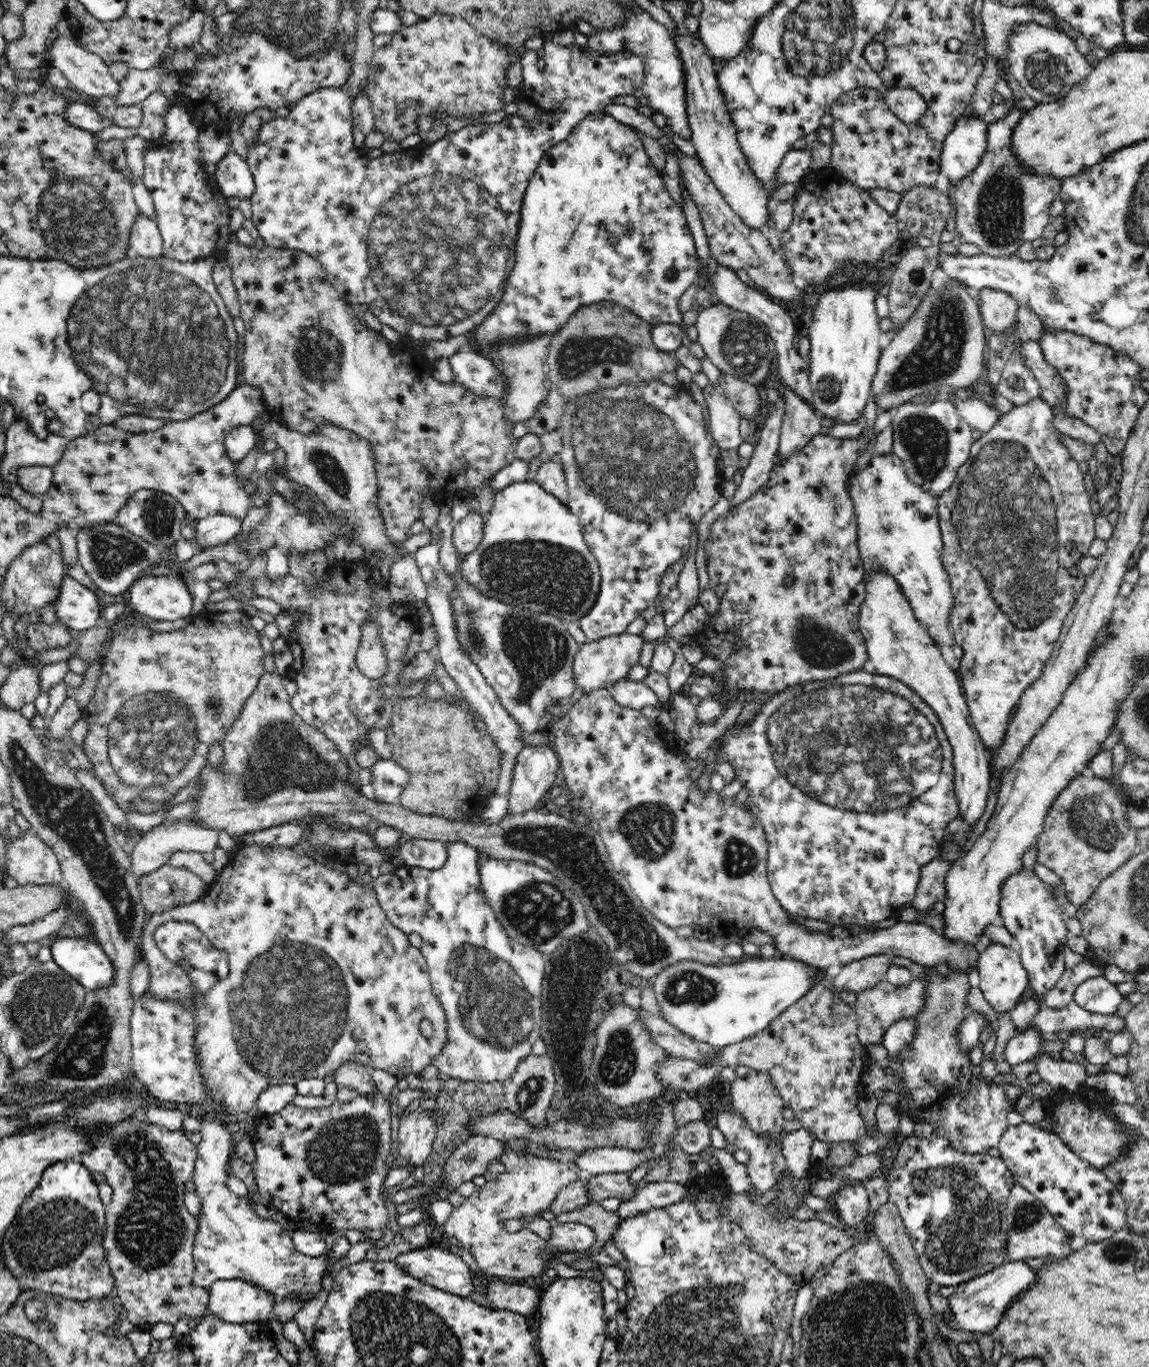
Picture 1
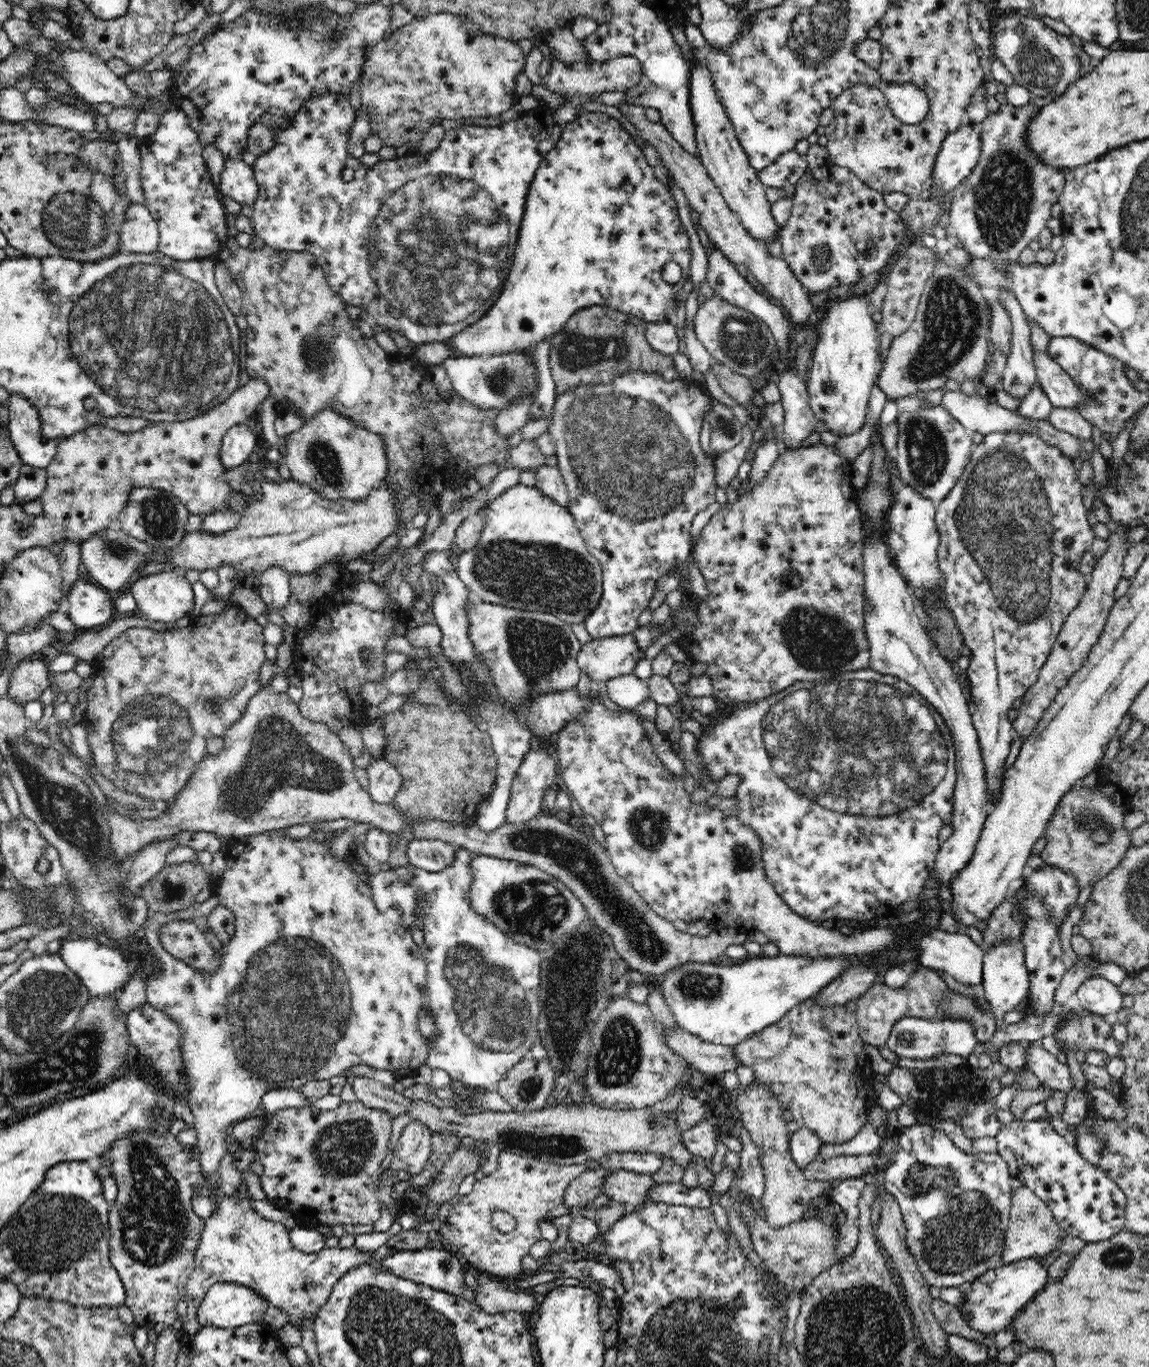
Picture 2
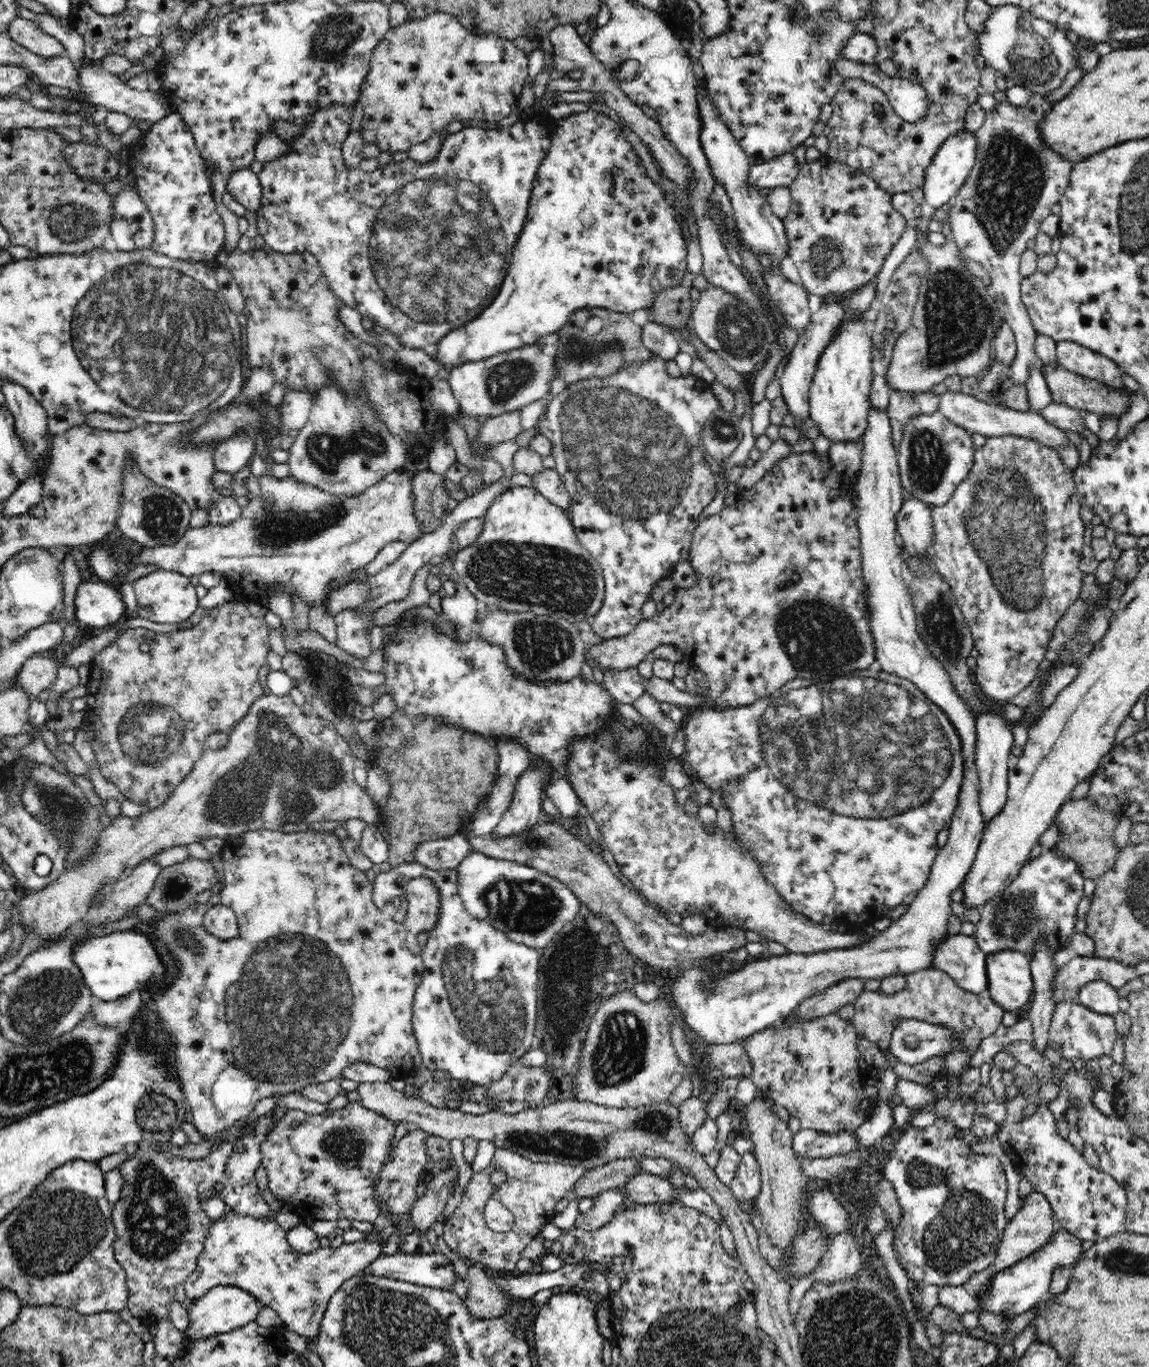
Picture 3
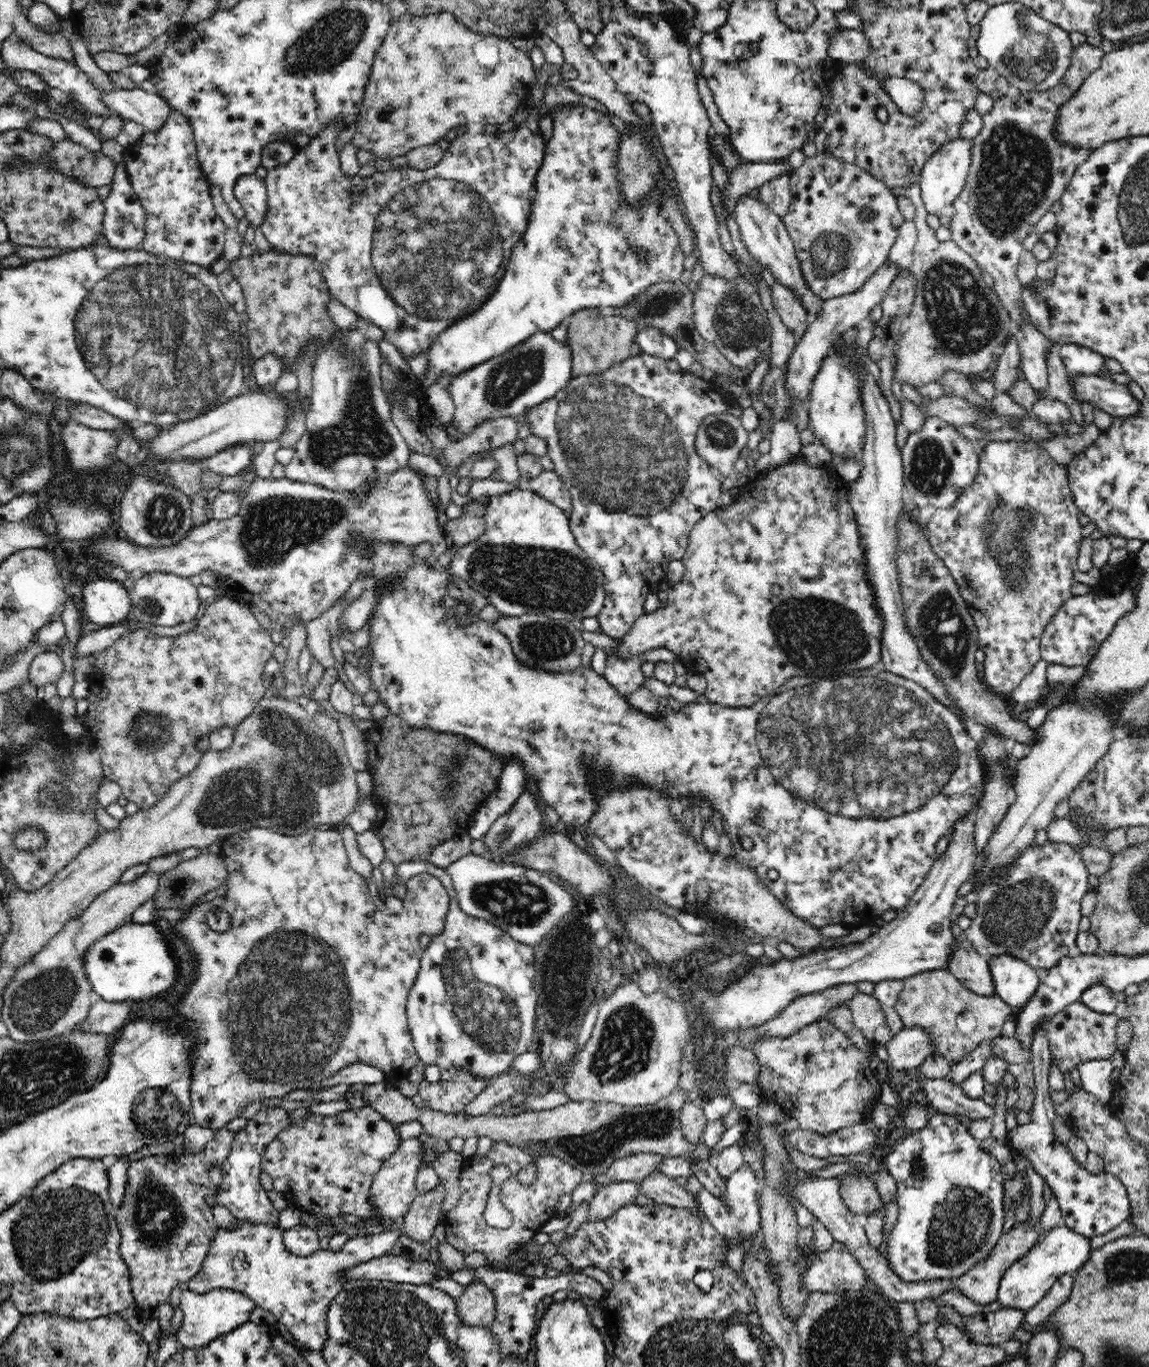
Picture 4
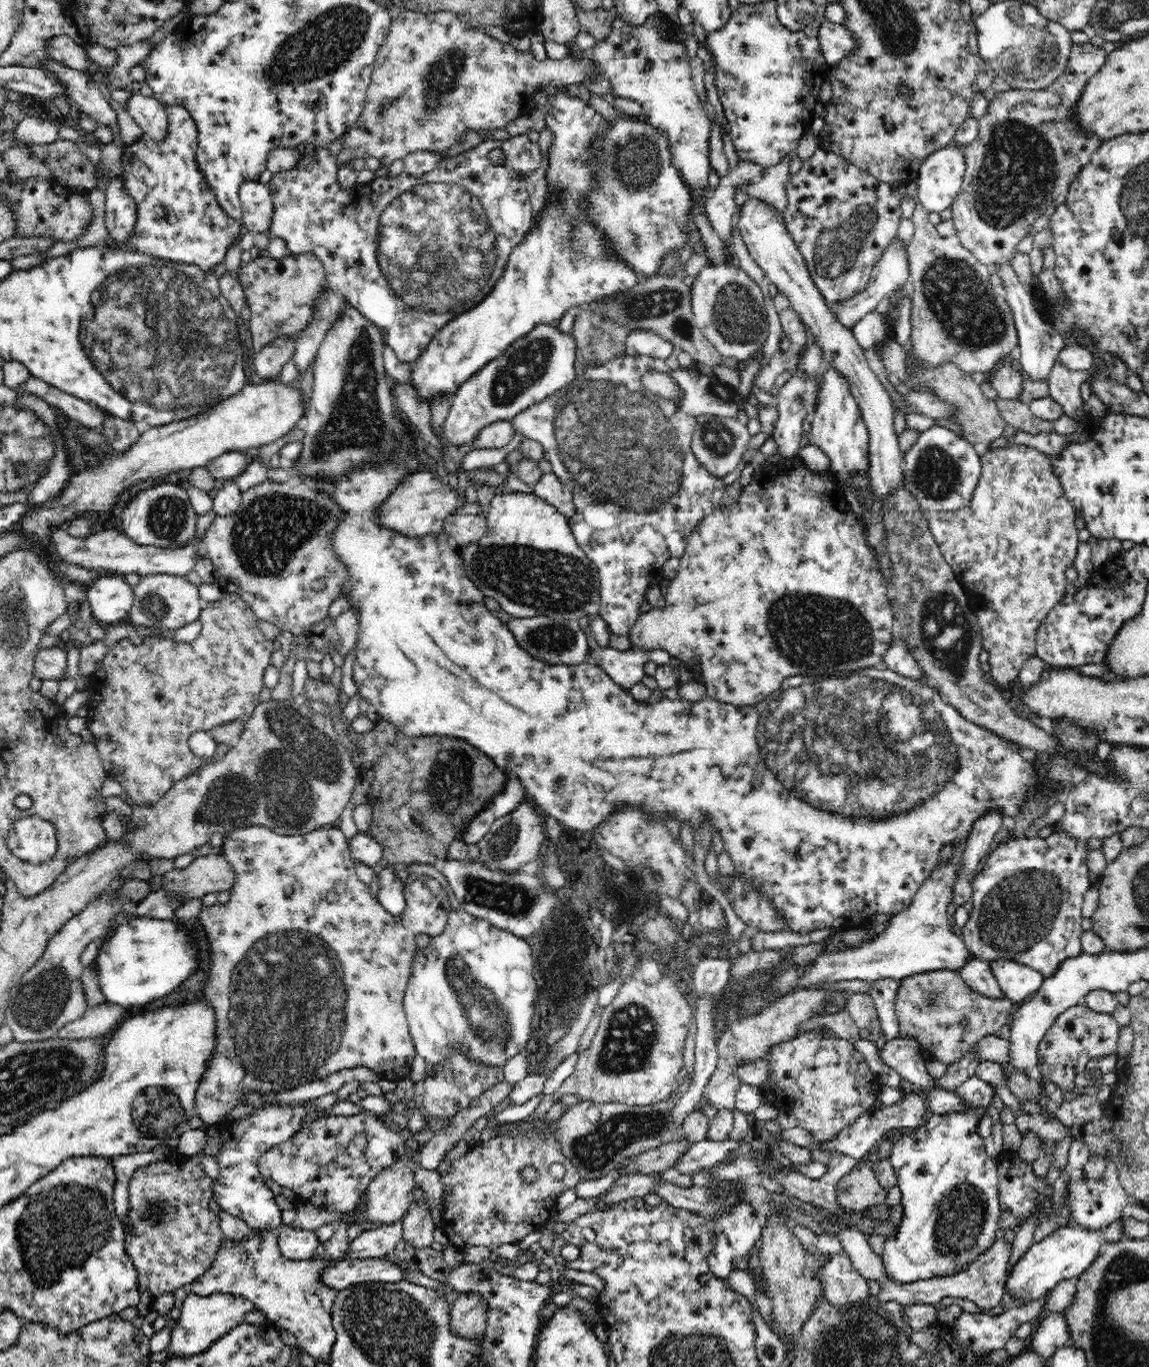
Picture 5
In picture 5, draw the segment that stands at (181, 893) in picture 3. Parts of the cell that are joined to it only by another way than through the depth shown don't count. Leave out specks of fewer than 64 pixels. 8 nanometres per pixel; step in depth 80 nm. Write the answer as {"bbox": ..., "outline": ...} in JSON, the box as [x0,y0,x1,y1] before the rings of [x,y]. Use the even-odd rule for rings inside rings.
{"bbox":[161,854,235,903],"outline":[[[208,854],[194,858],[185,868],[171,870],[162,877],[161,888],[180,896],[185,903],[210,892],[229,891],[235,881],[235,872],[223,855]]]}

